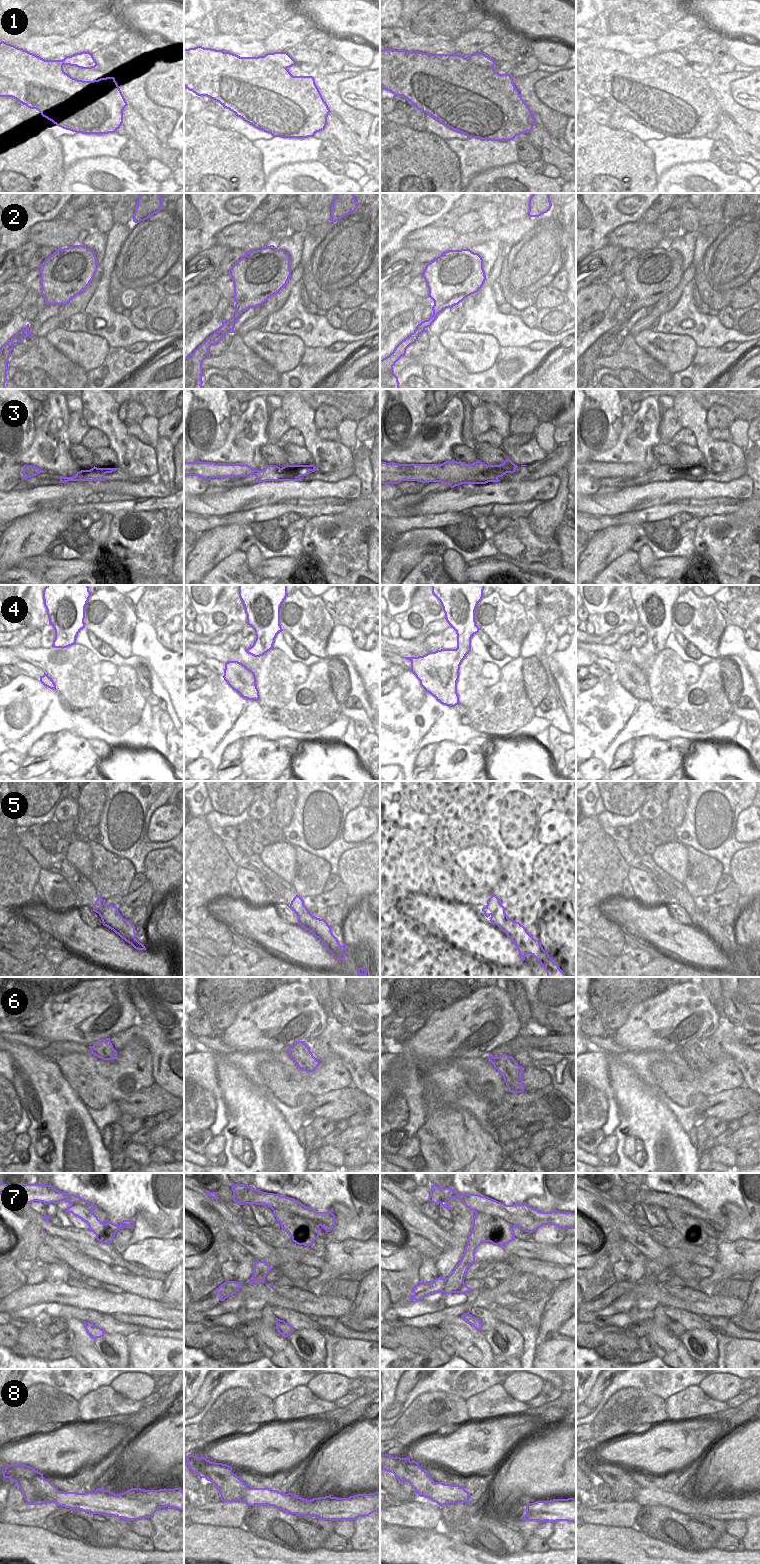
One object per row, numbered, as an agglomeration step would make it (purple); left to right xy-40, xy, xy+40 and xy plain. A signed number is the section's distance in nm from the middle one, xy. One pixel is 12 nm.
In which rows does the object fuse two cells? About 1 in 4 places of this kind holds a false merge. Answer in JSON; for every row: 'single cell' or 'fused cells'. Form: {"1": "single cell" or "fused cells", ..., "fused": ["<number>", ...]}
{"1": "fused cells", "2": "single cell", "3": "single cell", "4": "single cell", "5": "single cell", "6": "single cell", "7": "fused cells", "8": "fused cells", "fused": ["1", "7", "8"]}

